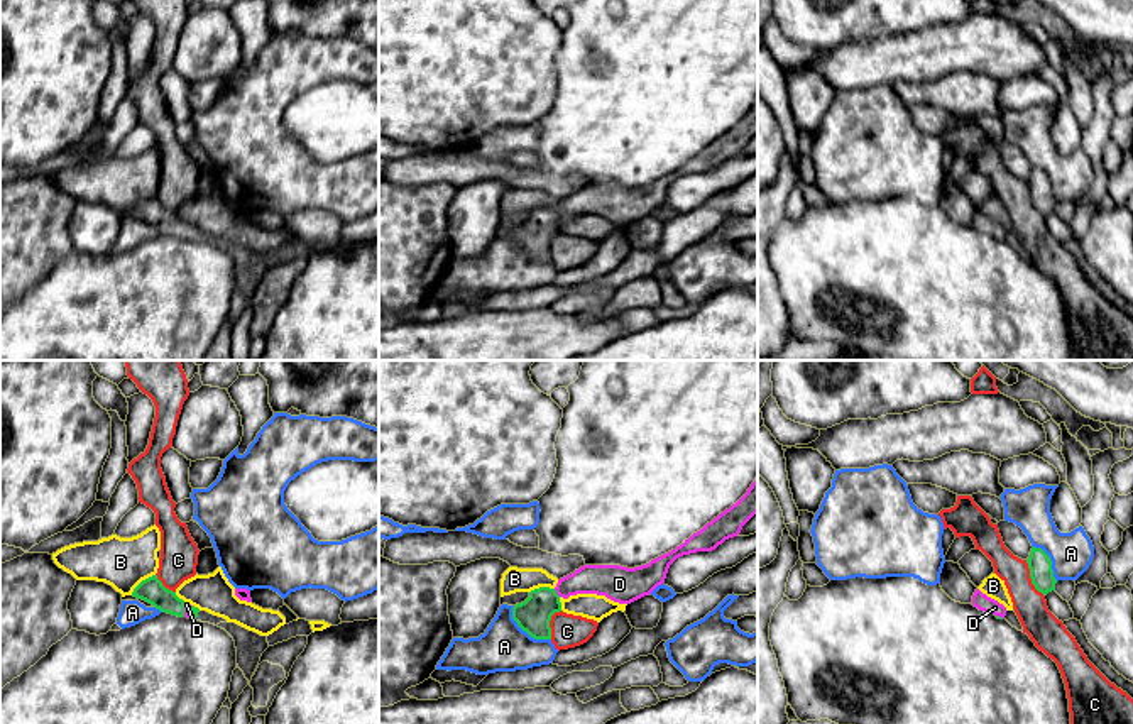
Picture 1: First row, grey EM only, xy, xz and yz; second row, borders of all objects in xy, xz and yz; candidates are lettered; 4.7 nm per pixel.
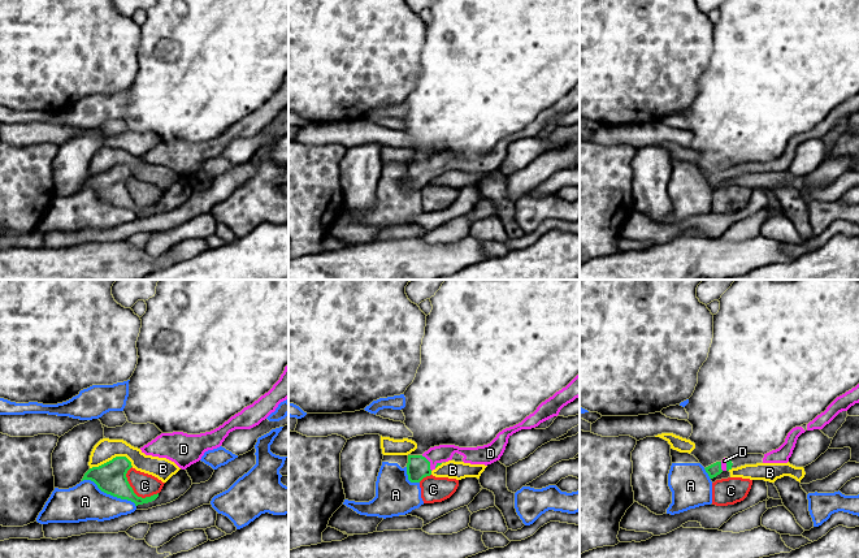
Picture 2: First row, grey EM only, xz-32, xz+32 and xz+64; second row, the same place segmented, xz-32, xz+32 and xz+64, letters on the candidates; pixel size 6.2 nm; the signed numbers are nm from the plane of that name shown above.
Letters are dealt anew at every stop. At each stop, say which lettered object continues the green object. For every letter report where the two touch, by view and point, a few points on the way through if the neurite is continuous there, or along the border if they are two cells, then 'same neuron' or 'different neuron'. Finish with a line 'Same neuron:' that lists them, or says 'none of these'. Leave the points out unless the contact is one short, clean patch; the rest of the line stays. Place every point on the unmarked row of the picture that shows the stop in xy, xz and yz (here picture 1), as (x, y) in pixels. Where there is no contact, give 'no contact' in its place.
A: contact xz (526, 252); different neuron
B: contact xy (141, 203); different neuron
C: contact yz (1030, 198); different neuron
D: contact xz (555, 213); way xz (533, 237), (555, 213), (582, 202), (606, 202); same neuron
Same neuron: D

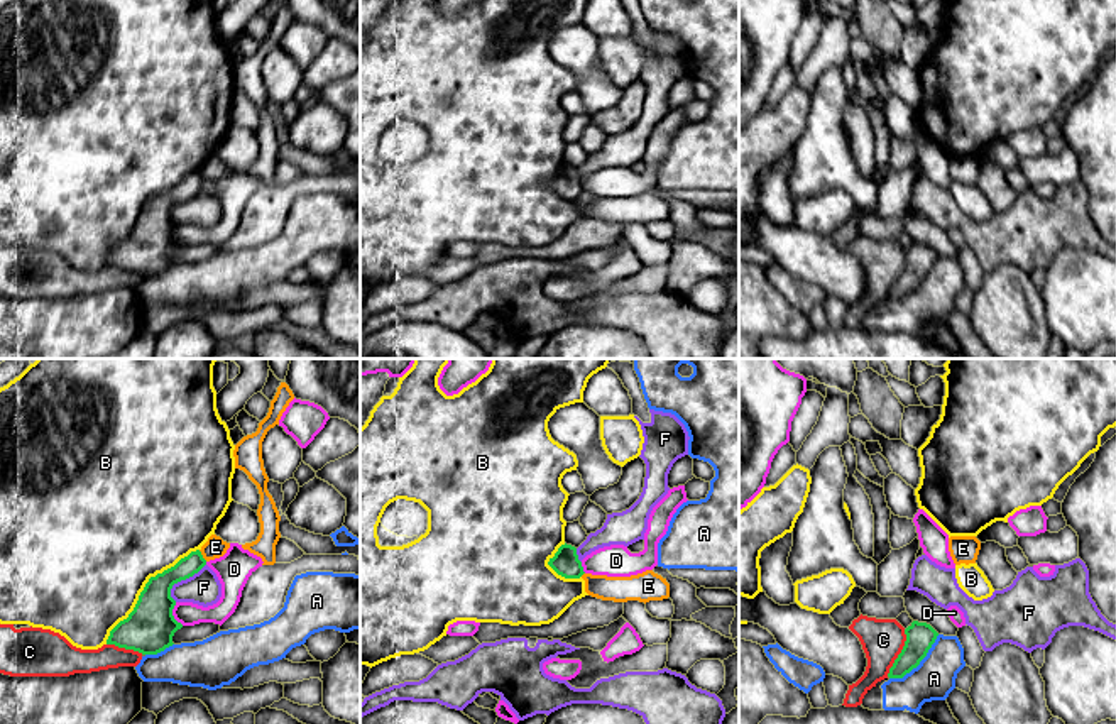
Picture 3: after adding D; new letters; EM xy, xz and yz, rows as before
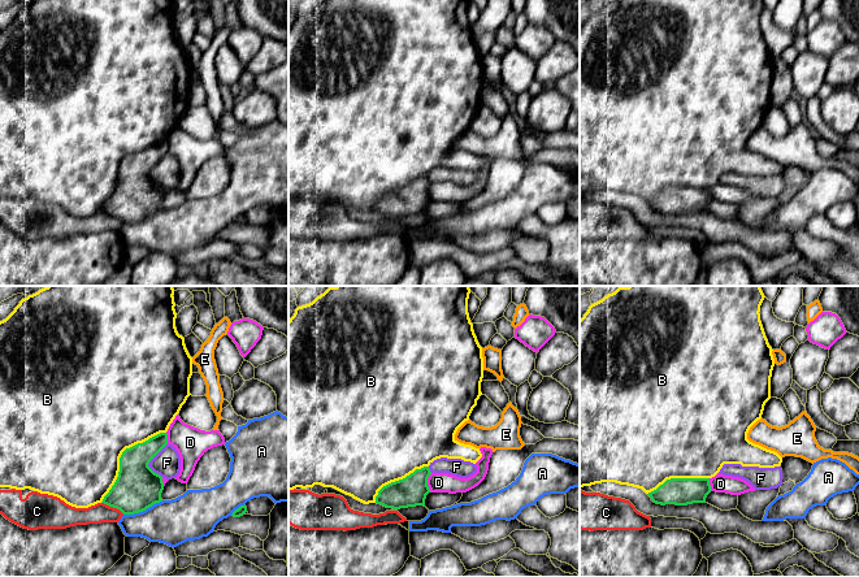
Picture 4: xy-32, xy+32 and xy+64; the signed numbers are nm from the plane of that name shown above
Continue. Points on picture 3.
A: contact yz (919, 285); different neuron
B: contact xy (144, 208); different neuron
C: contact yz (900, 274); different neuron
D: contact xy (171, 235); different neuron
E: contact xy (202, 176); border xy (198, 171), (207, 181); different neuron
F: contact xy (181, 200); border xy (205, 185), (173, 207), (171, 219), (175, 222); different neuron
Same neuron: none of these

